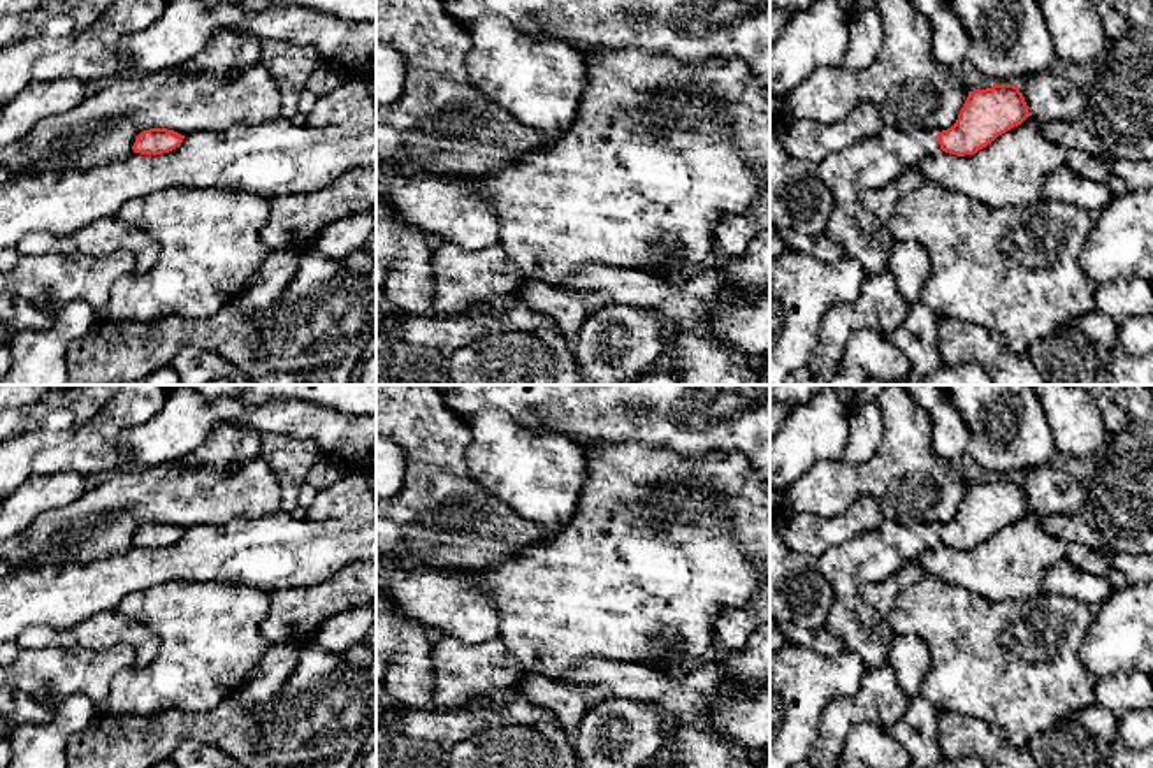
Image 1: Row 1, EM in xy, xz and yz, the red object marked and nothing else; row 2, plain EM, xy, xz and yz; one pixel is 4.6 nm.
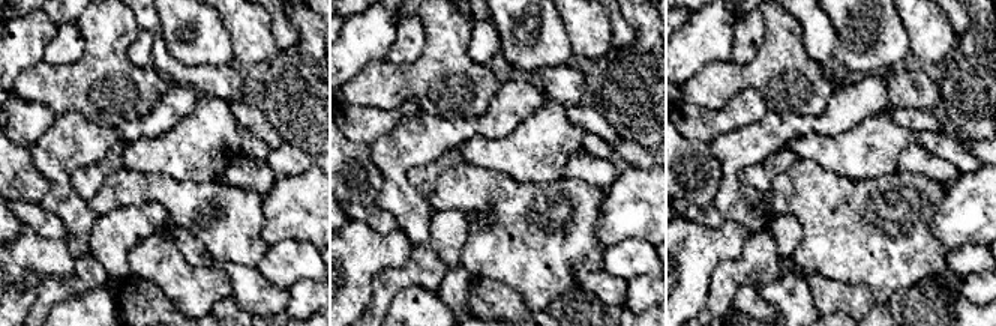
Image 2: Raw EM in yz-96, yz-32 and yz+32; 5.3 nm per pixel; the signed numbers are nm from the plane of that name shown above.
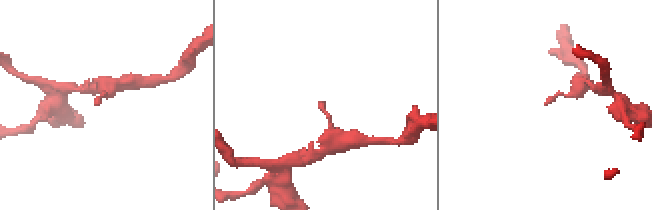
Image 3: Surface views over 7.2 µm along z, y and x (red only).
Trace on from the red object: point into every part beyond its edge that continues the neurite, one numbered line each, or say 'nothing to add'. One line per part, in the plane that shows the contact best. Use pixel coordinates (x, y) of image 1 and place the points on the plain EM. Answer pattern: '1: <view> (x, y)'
1: yz (876, 554)

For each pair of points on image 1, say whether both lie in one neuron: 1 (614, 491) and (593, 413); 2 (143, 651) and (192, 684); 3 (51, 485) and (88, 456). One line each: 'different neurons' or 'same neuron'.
1: different neurons
2: different neurons
3: different neurons

